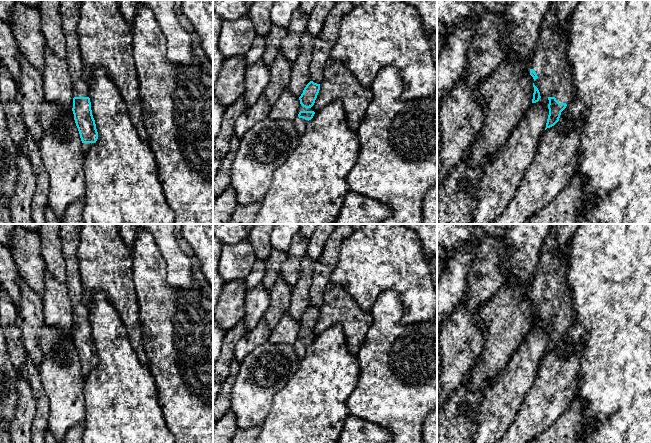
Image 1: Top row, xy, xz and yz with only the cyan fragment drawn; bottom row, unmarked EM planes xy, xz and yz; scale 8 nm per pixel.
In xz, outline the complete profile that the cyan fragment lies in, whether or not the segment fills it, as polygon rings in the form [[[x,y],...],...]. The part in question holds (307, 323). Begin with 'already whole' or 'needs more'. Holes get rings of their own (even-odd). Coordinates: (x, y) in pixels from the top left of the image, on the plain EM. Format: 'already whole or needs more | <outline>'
needs more | [[[310,305],[299,321],[301,335],[299,336],[298,341],[294,344],[294,349],[300,360],[303,359],[308,345],[311,344],[315,338],[311,331],[315,327],[319,314],[320,308]]]

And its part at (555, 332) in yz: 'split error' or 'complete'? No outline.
split error

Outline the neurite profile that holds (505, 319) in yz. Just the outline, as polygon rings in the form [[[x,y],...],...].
[[[520,280],[514,286],[502,285],[498,292],[479,310],[475,316],[475,323],[484,332],[483,349],[474,362],[467,389],[478,391],[491,386],[499,373],[510,360],[510,356],[517,350],[518,345],[532,327],[534,303],[530,299],[529,288],[524,289]]]

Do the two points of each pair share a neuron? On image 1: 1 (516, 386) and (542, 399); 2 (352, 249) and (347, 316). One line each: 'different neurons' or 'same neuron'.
1: different neurons
2: different neurons

